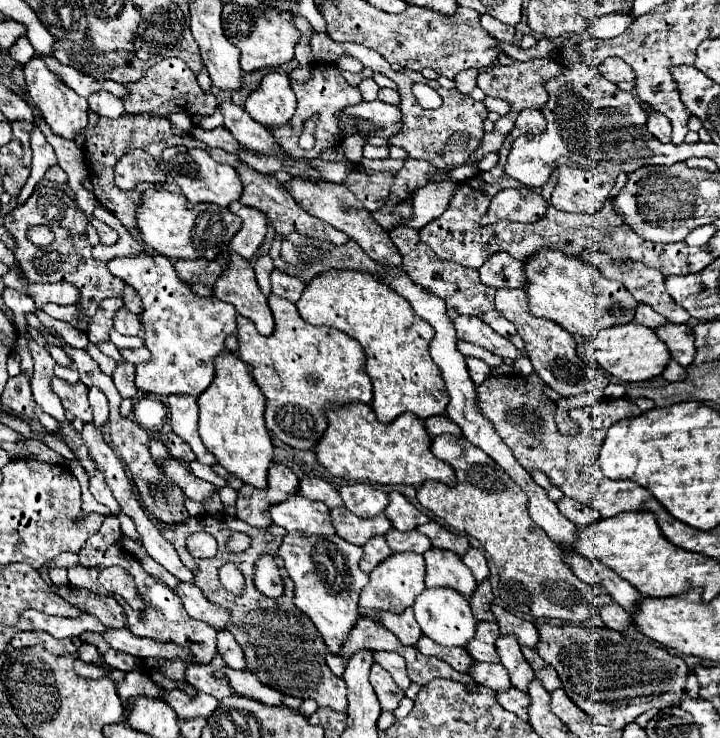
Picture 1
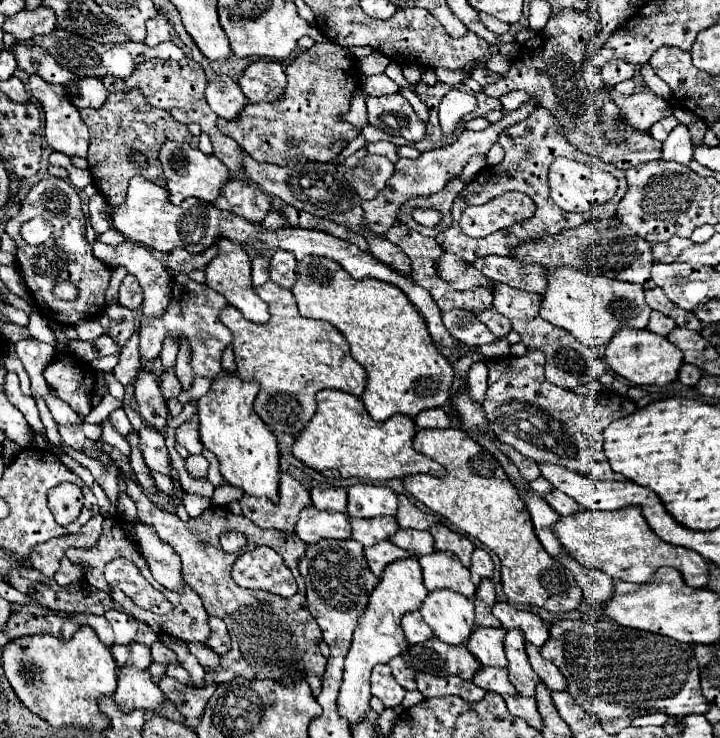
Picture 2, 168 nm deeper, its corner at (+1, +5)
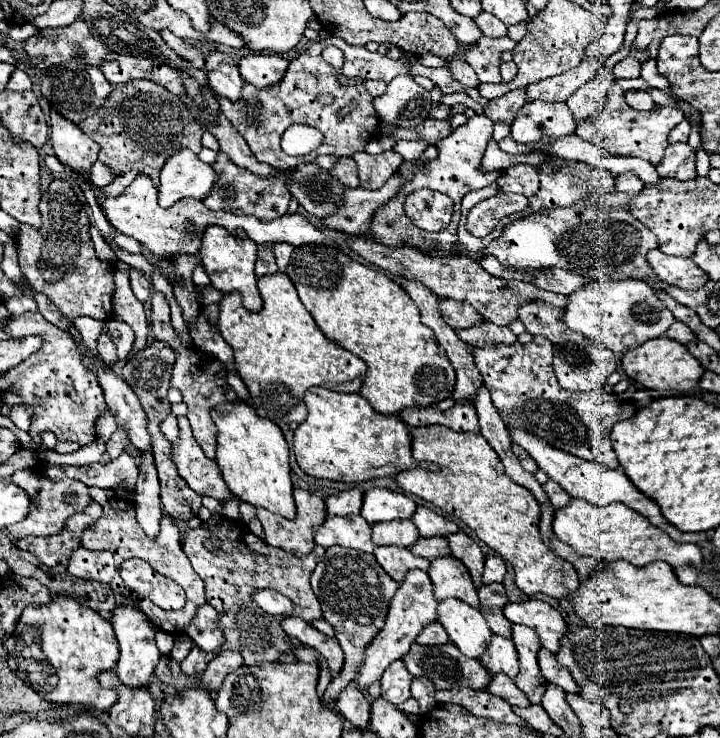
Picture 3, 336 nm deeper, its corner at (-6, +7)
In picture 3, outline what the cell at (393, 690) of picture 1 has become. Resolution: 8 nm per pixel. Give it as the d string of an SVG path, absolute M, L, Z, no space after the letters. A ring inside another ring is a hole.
M401 659L393 661L381 677L381 697L393 705L401 705L411 697L409 693L411 681L413 681L413 675L407 671L403 661Z

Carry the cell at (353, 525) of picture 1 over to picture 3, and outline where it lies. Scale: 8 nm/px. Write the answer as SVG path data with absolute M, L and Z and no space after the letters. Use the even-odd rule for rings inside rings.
M387 521L373 525L373 543L375 545L397 545L397 547L411 547L419 539L419 531L413 521Z

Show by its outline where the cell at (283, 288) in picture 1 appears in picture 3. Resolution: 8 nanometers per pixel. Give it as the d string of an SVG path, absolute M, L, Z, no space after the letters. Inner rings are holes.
M275 243L273 245L273 255L275 255L275 261L277 261L279 271L285 271L291 253L293 253L293 247L289 243Z

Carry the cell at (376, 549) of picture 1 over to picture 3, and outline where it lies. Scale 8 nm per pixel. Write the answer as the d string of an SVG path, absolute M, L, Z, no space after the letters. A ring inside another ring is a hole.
M377 547L375 557L377 557L379 565L387 571L387 575L391 579L395 579L397 583L401 583L405 579L407 571L411 571L411 569L427 571L431 565L431 561L419 559L409 549L403 549L403 547Z

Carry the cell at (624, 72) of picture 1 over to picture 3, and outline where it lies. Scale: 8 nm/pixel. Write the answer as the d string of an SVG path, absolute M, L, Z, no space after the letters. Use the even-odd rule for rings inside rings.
M627 55L623 61L619 61L613 69L613 75L617 79L637 79L641 75L641 63L635 55Z

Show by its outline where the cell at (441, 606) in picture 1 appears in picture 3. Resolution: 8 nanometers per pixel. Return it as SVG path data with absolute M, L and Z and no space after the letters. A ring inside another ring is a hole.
M445 599L439 603L439 619L437 619L451 643L469 659L479 659L491 643L491 629L483 615L467 607L467 603L459 603L459 599Z

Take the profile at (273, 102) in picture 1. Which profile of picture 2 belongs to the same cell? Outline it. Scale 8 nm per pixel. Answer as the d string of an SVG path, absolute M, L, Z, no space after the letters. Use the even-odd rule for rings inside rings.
M256 61L238 79L238 85L250 103L274 103L284 97L286 73L278 61Z

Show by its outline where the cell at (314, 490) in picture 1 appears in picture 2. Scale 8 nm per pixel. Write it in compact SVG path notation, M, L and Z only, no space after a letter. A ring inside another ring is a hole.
M314 487L310 491L312 505L316 509L326 509L326 511L346 511L346 489L320 489Z

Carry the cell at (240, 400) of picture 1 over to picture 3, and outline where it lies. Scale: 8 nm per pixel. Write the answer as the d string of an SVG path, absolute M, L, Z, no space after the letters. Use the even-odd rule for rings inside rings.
M225 403L211 411L217 425L217 465L231 493L253 507L263 507L285 519L295 519L295 501L289 469L289 447L281 429L259 417L247 403Z

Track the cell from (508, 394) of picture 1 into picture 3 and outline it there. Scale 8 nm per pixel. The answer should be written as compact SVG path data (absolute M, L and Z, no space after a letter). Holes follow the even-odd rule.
M533 337L531 343L521 345L487 345L471 347L475 367L479 369L485 387L491 393L505 425L523 427L543 441L559 447L571 455L587 461L601 463L609 469L617 469L617 455L611 447L611 427L635 415L635 405L629 401L617 401L613 393L605 389L589 393L573 393L559 387L553 373L553 347L545 337Z

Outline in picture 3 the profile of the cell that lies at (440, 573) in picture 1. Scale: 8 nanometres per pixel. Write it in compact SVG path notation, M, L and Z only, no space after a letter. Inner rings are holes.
M439 557L431 561L429 577L435 587L435 599L445 601L445 599L461 599L473 609L479 609L479 597L477 589L471 583L469 571L459 563L455 557Z

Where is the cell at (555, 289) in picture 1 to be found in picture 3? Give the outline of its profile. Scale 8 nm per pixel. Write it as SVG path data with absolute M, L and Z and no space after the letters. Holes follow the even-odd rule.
M639 279L593 281L587 287L575 291L575 295L569 295L569 305L565 307L567 327L587 335L613 353L627 353L649 339L663 337L673 321L673 313L655 295L653 287Z

